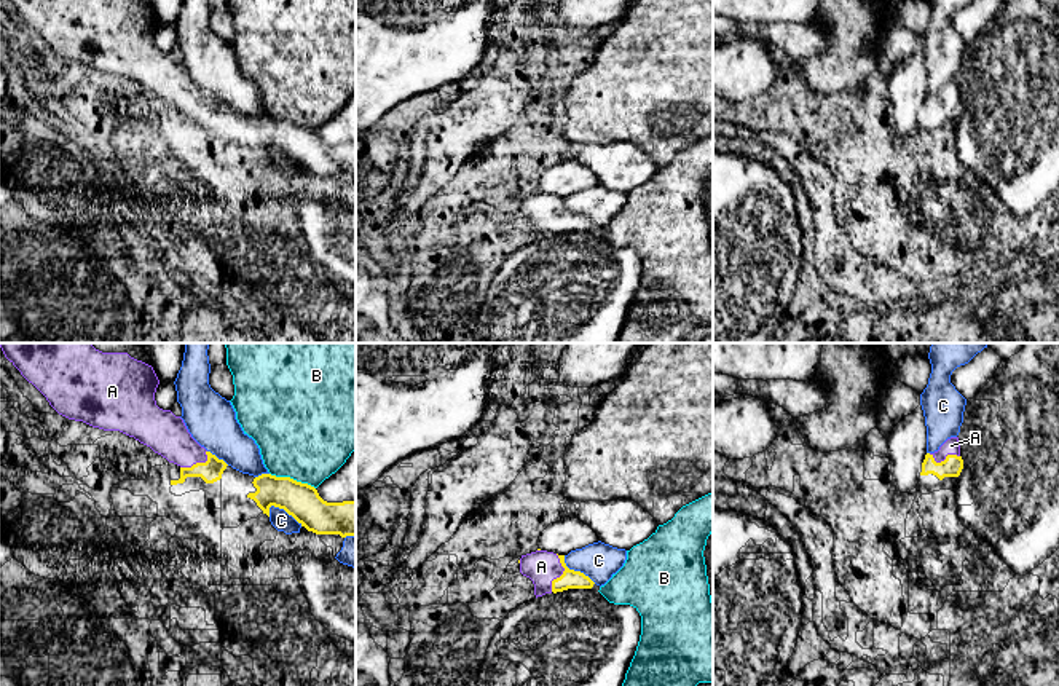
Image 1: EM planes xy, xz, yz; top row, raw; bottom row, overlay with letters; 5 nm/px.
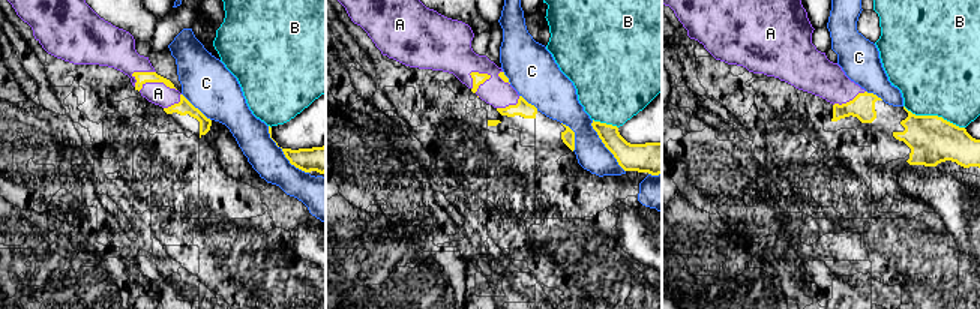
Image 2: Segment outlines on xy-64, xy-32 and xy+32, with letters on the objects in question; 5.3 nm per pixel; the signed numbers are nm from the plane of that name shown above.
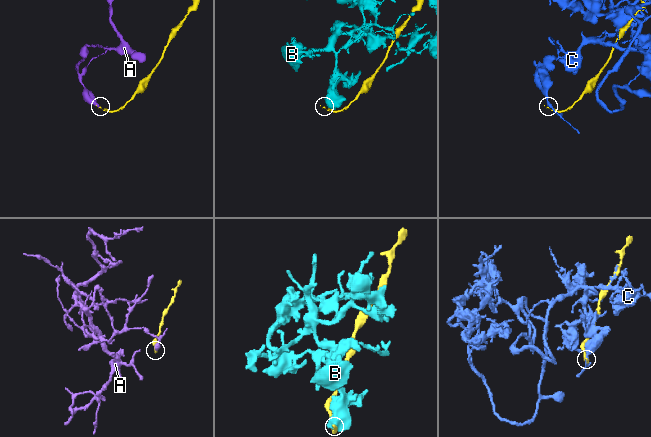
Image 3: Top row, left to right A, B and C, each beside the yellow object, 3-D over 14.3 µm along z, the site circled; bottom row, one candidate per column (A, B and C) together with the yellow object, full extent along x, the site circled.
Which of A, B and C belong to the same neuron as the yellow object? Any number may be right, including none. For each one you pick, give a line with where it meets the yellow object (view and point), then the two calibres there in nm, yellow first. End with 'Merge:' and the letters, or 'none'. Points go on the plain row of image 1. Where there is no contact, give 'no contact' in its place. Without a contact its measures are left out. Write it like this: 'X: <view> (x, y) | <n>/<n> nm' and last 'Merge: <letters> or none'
A: xz (563, 216) | 100/170 nm
Merge: A

